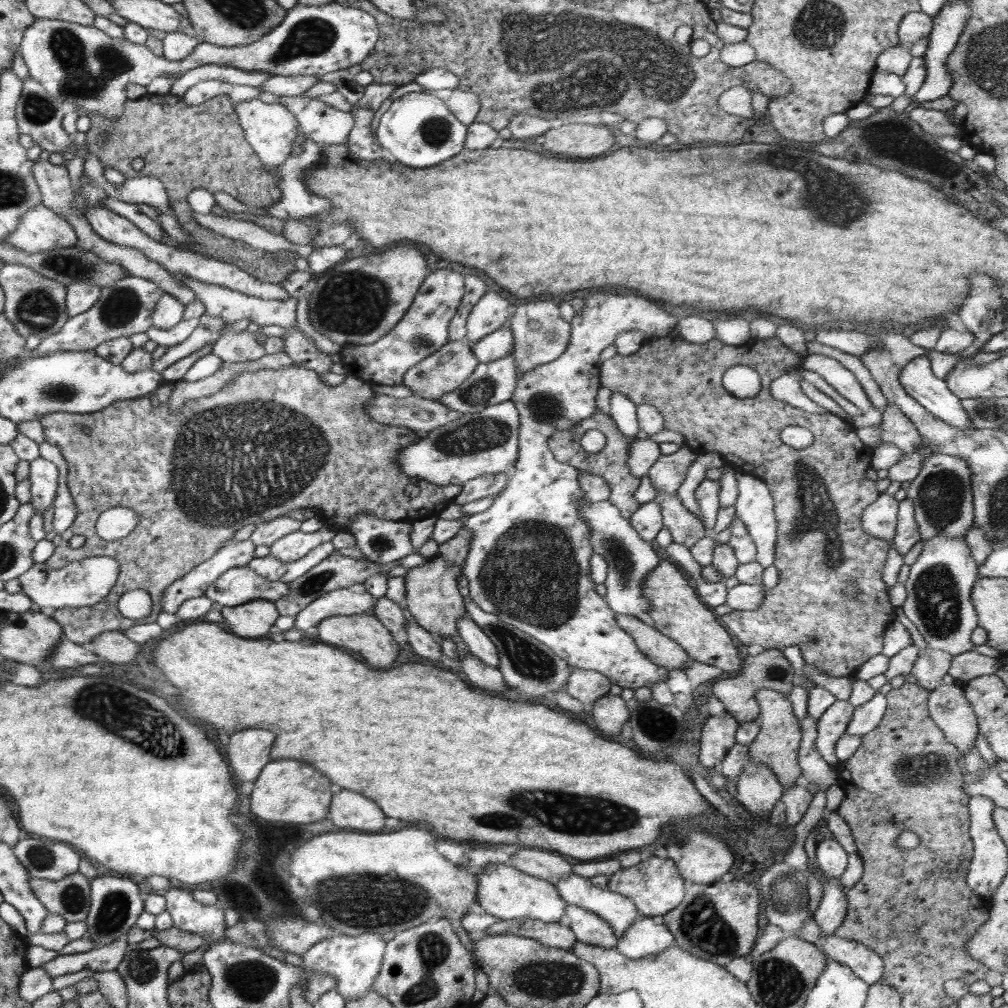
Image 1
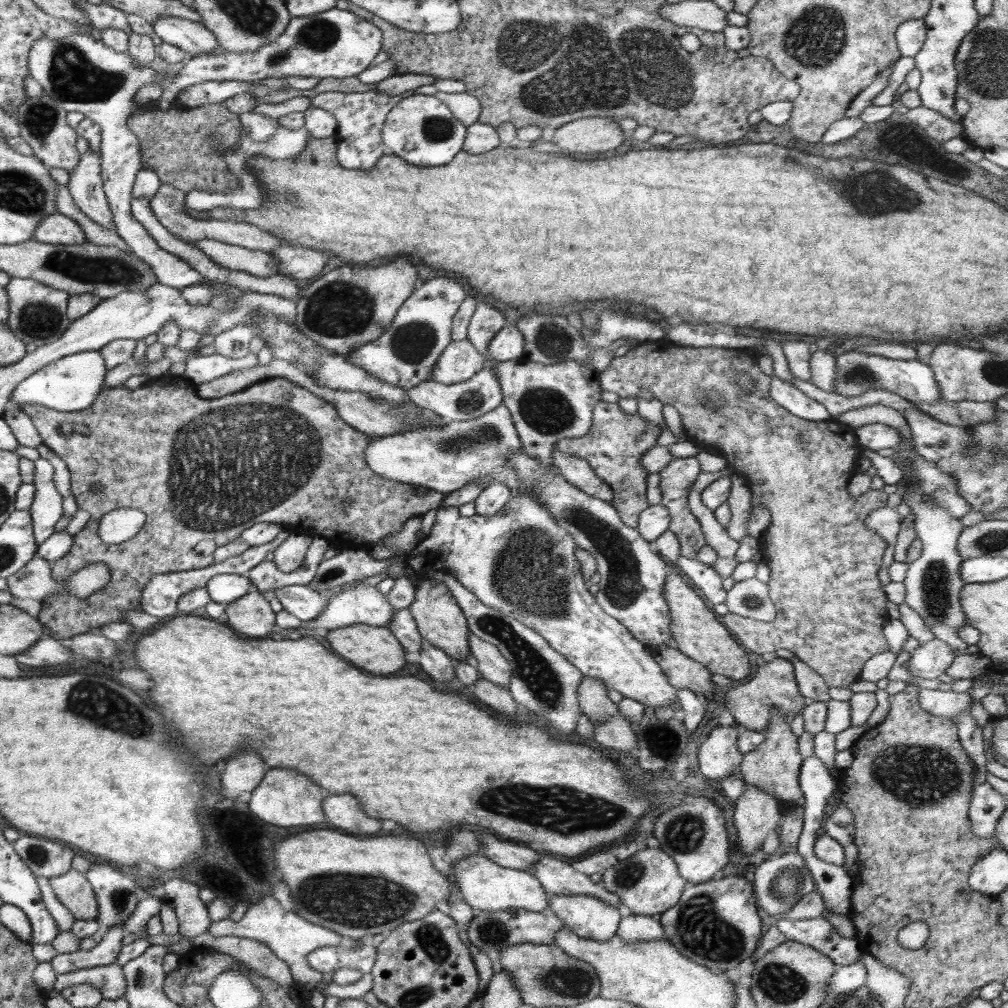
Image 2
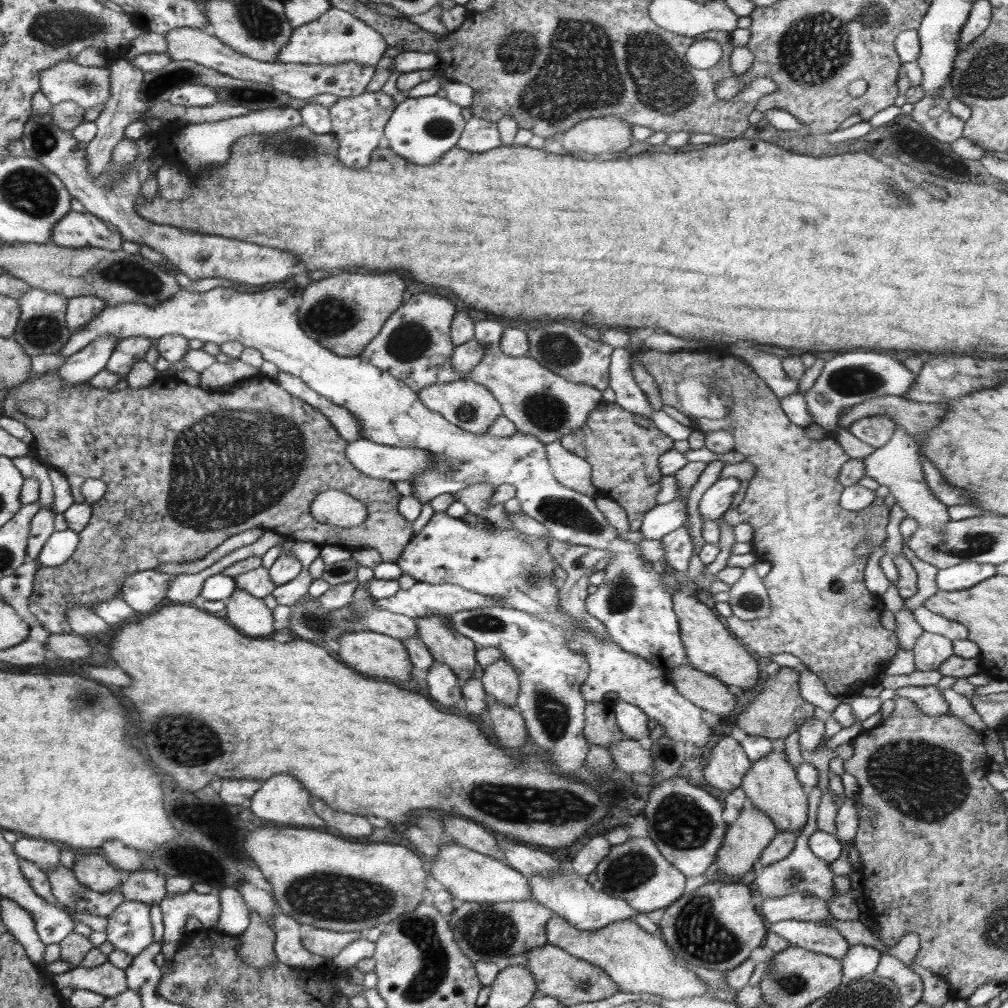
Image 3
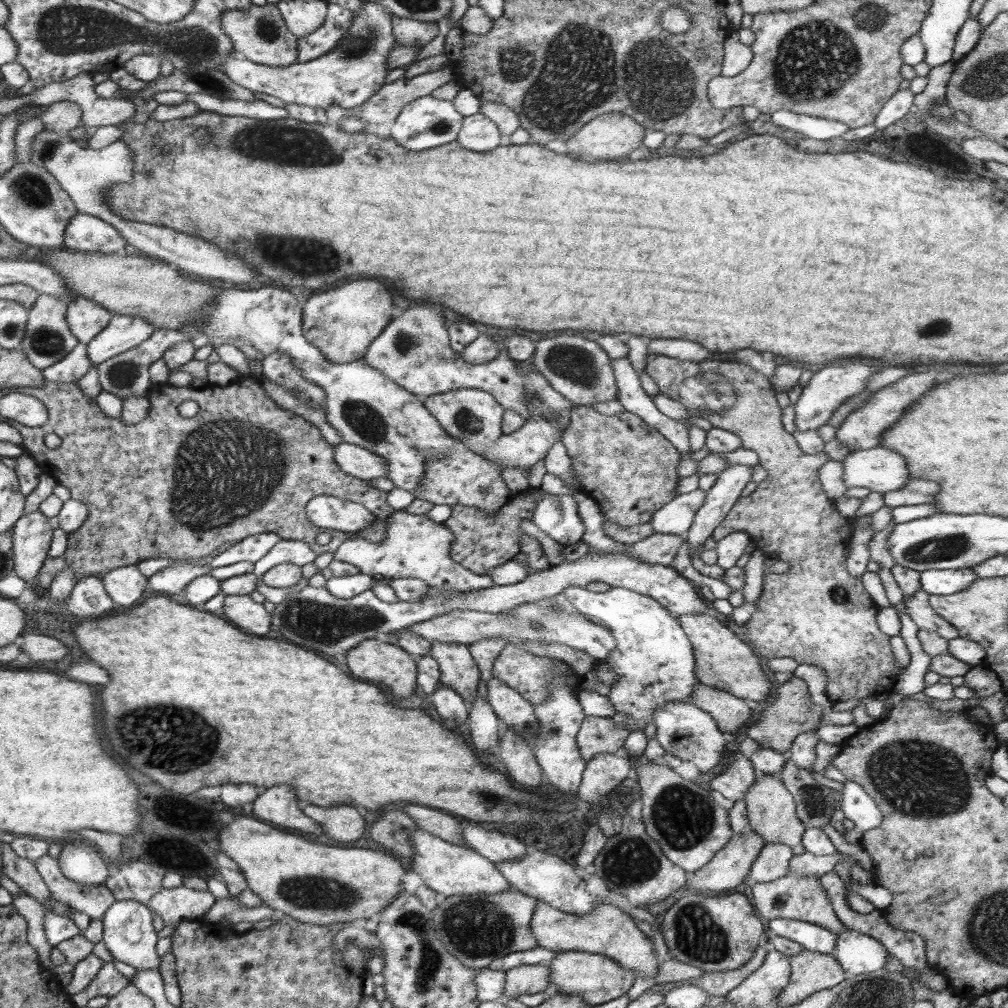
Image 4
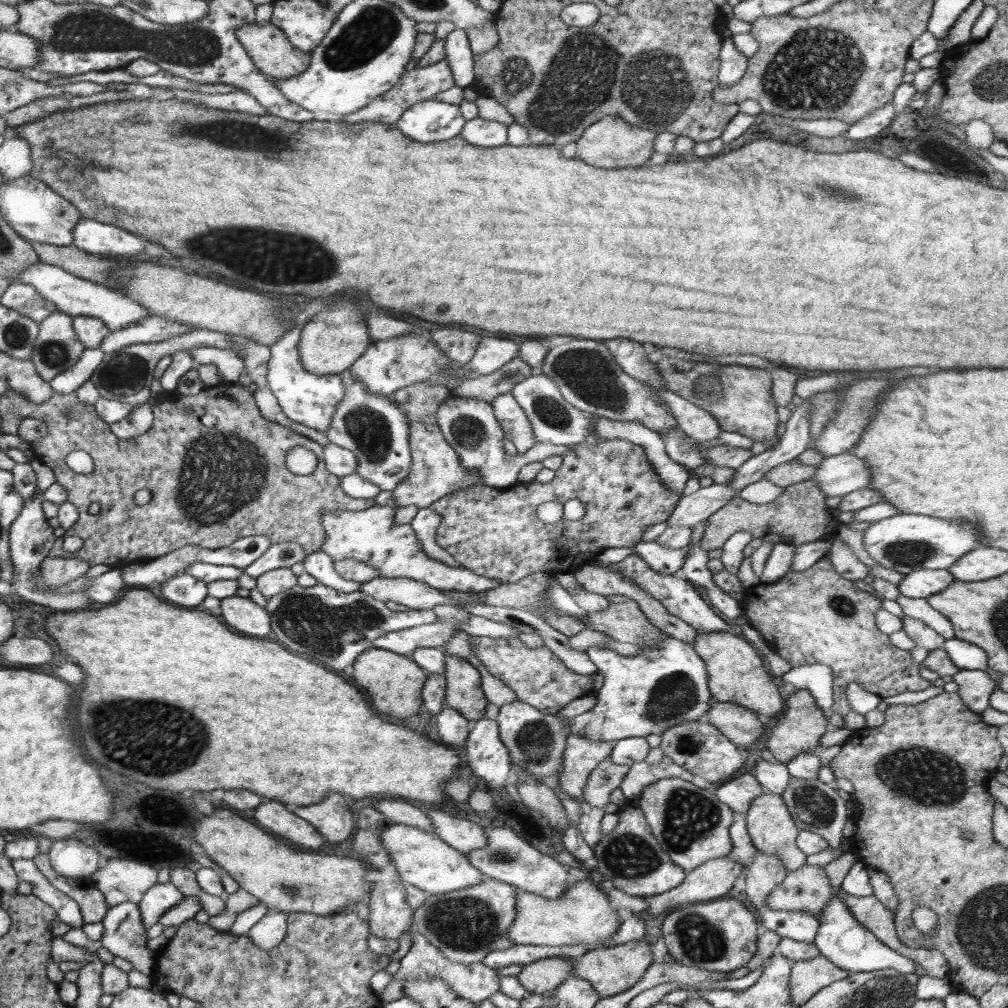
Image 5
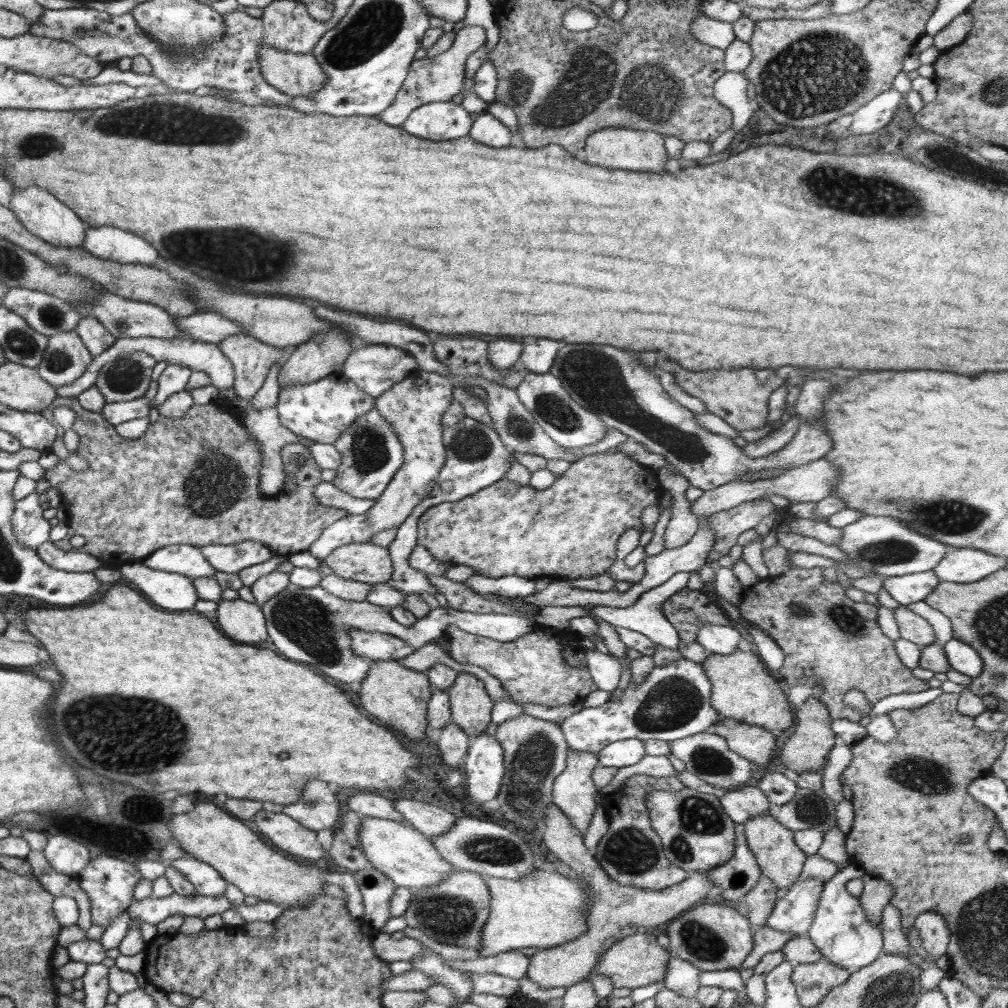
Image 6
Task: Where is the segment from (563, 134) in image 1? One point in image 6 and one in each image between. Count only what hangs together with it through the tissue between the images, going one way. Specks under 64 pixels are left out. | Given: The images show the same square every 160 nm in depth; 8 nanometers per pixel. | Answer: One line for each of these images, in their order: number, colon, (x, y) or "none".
2: (589, 135)
3: (610, 133)
4: (613, 136)
5: (611, 142)
6: (625, 149)

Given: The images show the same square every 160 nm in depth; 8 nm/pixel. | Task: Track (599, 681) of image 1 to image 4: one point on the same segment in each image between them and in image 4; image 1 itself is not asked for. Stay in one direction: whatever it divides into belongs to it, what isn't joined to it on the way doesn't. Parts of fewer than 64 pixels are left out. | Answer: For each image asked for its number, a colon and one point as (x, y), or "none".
2: (594, 702)
3: (600, 728)
4: (597, 735)

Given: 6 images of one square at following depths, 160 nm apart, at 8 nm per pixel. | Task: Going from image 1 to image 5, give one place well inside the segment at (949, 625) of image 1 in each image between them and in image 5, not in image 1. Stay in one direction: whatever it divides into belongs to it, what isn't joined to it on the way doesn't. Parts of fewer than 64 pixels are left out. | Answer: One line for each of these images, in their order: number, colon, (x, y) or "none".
2: (933, 583)
3: (897, 464)
4: (880, 469)
5: (837, 475)

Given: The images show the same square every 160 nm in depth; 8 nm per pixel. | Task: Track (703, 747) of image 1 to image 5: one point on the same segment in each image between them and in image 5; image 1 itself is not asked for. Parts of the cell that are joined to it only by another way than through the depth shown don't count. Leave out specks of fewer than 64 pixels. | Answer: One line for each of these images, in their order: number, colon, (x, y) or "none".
2: (719, 755)
3: (726, 763)
4: (733, 782)
5: (738, 793)

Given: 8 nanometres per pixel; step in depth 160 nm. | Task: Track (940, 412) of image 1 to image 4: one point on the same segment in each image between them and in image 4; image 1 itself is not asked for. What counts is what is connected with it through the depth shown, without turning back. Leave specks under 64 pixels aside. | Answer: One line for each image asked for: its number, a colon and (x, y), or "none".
2: (856, 372)
3: (850, 378)
4: (830, 385)

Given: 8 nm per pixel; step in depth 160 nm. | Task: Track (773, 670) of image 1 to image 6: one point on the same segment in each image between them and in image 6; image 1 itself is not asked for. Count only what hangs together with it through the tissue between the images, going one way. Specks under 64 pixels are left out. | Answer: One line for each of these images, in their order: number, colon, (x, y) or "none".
2: (774, 686)
3: (778, 711)
4: (792, 712)
5: (802, 724)
6: (807, 749)

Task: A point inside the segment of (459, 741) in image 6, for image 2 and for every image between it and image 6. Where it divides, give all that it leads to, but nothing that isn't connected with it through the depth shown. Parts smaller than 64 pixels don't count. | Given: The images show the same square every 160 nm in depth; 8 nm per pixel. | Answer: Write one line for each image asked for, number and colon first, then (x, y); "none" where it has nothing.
2: (440, 667)
3: (445, 687)
4: (449, 704)
5: (452, 727)

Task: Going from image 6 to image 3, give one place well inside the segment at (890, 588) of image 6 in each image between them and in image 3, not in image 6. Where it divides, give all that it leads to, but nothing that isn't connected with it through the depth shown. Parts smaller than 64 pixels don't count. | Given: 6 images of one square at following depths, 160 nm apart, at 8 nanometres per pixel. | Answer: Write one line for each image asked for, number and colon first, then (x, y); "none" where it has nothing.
3: (965, 574)
4: (935, 582)
5: (919, 584)

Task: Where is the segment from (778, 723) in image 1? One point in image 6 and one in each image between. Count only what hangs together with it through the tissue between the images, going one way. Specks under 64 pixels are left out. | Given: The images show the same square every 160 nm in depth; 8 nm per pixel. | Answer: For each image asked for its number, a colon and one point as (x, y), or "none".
2: (773, 767)
3: (771, 784)
4: (771, 810)
5: (772, 831)
6: (779, 857)

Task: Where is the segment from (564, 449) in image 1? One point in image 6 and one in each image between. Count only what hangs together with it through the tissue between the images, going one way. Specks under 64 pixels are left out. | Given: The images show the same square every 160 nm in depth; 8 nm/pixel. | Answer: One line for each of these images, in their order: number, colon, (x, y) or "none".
2: (615, 444)
3: (623, 448)
4: (630, 469)
5: (495, 533)
6: (569, 530)

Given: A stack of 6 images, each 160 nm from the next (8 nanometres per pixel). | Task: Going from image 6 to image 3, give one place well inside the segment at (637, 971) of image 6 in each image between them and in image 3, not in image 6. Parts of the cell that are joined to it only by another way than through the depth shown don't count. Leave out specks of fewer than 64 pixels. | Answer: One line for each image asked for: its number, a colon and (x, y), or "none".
3: (570, 980)
4: (597, 979)
5: (611, 970)

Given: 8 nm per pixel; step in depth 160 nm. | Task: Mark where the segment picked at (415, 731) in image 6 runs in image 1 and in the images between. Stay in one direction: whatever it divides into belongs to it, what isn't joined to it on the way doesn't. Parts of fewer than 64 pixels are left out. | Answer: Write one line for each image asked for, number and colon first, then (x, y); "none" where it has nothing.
1: (364, 634)
2: (374, 648)
3: (368, 652)
4: (375, 661)
5: (394, 683)

